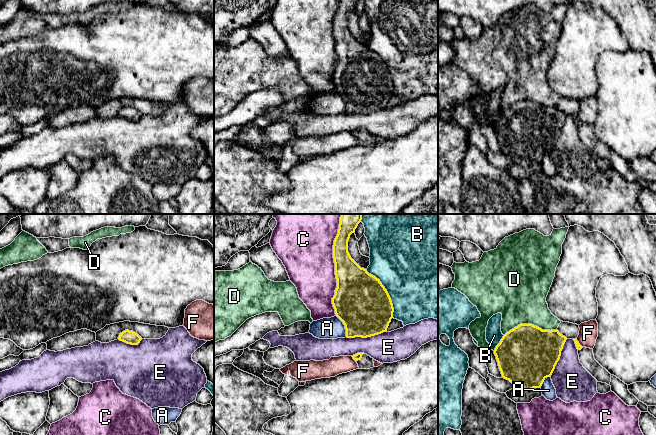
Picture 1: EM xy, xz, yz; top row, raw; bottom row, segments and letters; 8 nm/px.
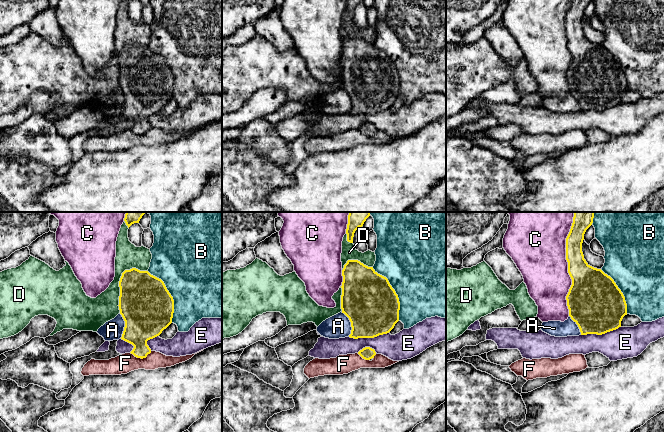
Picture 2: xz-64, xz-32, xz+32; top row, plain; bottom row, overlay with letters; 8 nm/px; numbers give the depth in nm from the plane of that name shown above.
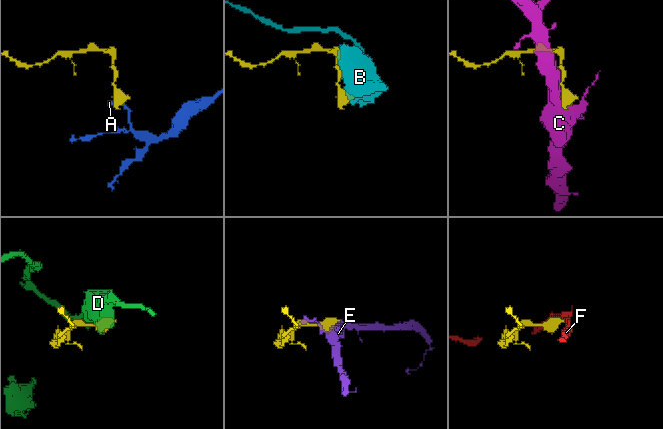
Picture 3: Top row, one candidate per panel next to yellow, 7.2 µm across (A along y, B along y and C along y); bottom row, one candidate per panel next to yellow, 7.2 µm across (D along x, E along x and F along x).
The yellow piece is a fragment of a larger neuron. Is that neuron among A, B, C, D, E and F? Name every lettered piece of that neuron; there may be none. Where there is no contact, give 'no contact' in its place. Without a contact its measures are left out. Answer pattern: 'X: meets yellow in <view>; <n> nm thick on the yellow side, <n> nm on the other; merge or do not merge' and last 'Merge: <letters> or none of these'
A: meets yellow in xz; 440 nm thick on the yellow side, 180 nm on the other; do not merge
B: meets yellow in xz; 440 nm thick on the yellow side, 500 nm on the other; do not merge
C: meets yellow in xz; 300 nm thick on the yellow side, 420 nm on the other; do not merge
D: meets yellow in yz; 460 nm thick on the yellow side, 420 nm on the other; do not merge
E: meets yellow in xz; 440 nm thick on the yellow side, 260 nm on the other; do not merge
F: meets yellow in xz; 60 nm thick on the yellow side, 150 nm on the other; do not merge
Merge: none of these

